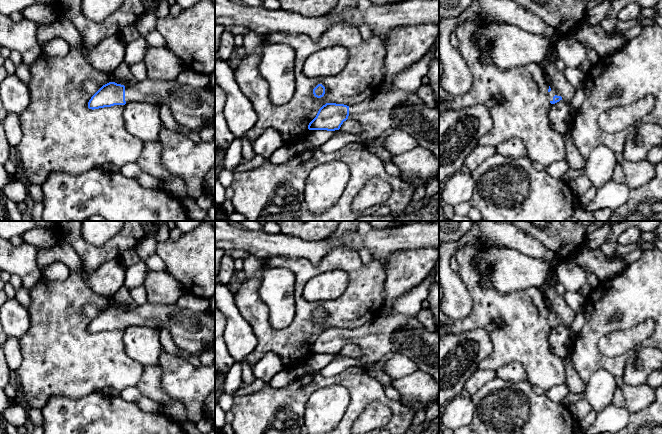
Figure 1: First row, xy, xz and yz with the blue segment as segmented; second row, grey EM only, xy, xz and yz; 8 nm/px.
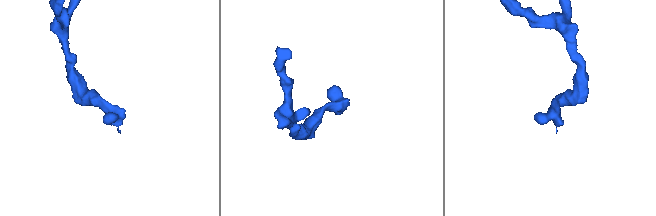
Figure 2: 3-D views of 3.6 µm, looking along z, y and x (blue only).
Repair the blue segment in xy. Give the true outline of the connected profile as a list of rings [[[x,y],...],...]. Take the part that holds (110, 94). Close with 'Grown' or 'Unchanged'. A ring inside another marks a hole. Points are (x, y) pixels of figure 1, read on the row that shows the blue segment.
[[[147,78],[137,82],[134,86],[125,87],[115,82],[103,85],[89,100],[89,109],[99,109],[114,105],[125,105],[129,102],[143,102],[149,104],[166,105],[179,125],[189,131],[205,125],[215,123],[215,91],[209,87],[191,87],[178,83],[176,80],[160,81]]]. Grown

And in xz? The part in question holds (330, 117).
[[[395,89],[389,93],[376,93],[367,100],[353,106],[326,103],[309,123],[309,130],[339,130],[347,119],[357,120],[363,127],[358,133],[364,139],[376,139],[389,129],[401,130],[411,135],[418,146],[429,150],[439,161],[439,107],[430,107],[417,92]]]. Grown

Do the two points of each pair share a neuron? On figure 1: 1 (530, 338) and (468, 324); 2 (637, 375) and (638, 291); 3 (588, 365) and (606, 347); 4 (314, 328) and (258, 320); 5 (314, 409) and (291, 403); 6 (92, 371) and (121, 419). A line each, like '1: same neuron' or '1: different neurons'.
1: same neuron
2: different neurons
3: different neurons
4: same neuron
5: different neurons
6: different neurons

